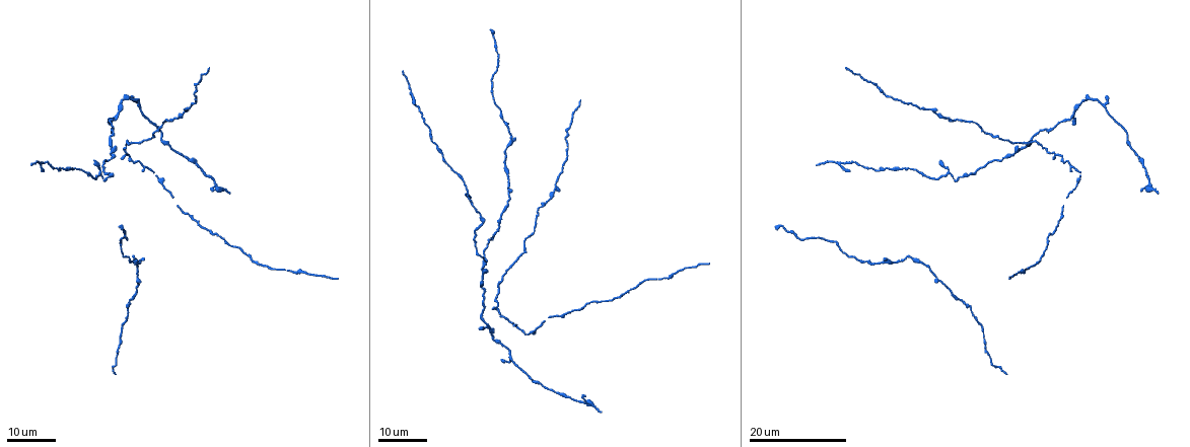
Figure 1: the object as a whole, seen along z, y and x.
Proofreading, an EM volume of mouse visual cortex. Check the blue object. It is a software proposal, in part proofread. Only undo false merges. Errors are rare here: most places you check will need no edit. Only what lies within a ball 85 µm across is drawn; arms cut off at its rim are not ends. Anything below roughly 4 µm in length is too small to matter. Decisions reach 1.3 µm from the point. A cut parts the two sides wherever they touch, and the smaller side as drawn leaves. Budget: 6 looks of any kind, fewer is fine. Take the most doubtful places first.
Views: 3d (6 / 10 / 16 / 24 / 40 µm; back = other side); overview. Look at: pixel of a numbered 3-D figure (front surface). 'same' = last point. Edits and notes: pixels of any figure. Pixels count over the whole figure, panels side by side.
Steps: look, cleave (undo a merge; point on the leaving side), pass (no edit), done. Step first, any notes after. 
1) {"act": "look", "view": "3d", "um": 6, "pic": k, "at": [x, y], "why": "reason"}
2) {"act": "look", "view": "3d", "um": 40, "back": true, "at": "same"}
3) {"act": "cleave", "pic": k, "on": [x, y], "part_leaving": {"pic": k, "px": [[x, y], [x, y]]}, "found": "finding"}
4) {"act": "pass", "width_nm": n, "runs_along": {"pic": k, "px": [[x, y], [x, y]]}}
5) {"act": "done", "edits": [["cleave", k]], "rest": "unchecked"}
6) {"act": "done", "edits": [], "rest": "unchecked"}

{"act": "look", "view": "3d", "um": 16, "pic": 1, "at": [1013, 154]}

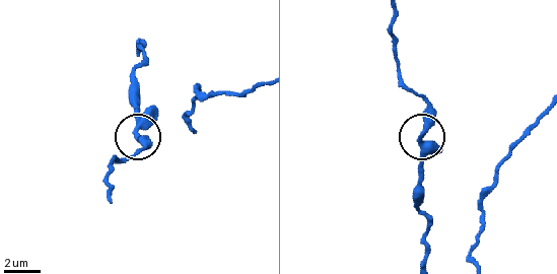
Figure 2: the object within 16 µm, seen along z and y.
{"act": "look", "view": "3d", "um": 6, "pic": 2, "at": [418, 141]}

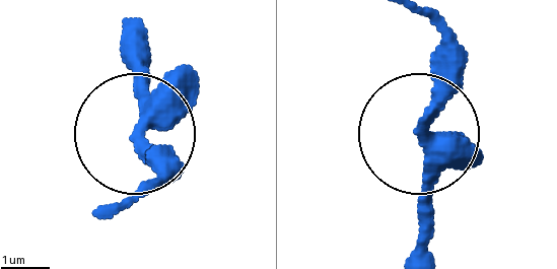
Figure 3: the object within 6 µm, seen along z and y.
{"act": "pass", "runs_along": {"pic": 3, "px": [[138, 131], [138, 46]]}, "found": "continuous, no second neuron"}

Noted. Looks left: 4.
{"act": "look", "view": "3d", "um": 24, "pic": 1, "at": [882, 263], "why": "thin arm on a thick one"}

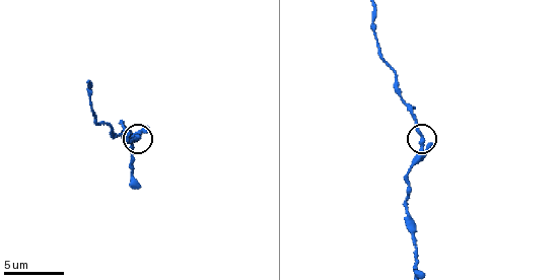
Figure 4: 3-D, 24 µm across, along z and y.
{"act": "look", "view": "3d", "um": 10, "pic": 4, "at": [421, 142]}

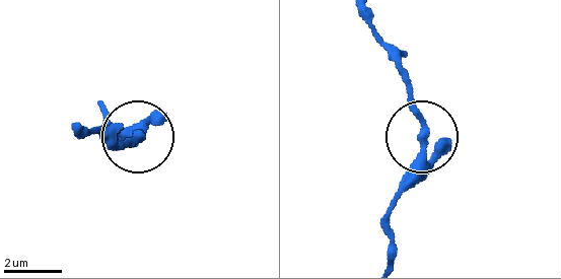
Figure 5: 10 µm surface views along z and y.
{"act": "pass", "arms": 3, "found": "all the same neuron"}

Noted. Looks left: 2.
{"act": "look", "view": "3d", "um": 6, "pic": 4, "at": [405, 205]}

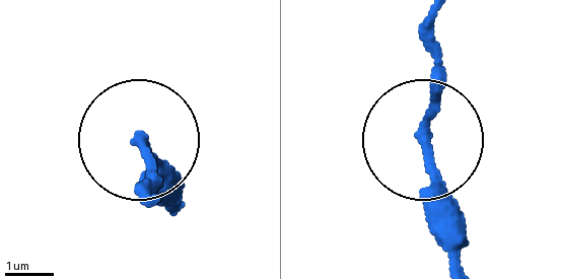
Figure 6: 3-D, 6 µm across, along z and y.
{"act": "look", "view": "3d", "um": 6, "back": true, "pic": 6, "at": [427, 137]}

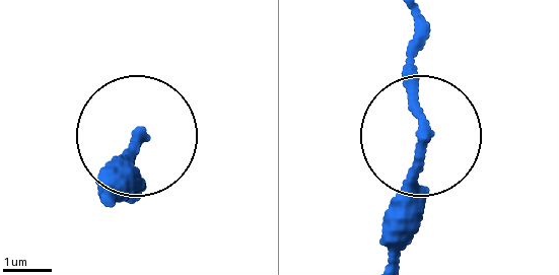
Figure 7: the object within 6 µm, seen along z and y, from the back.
{"act": "pass", "found": "all the same neuron"}

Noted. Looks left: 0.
{"act": "done", "edits": [], "rest": "unchecked"}

